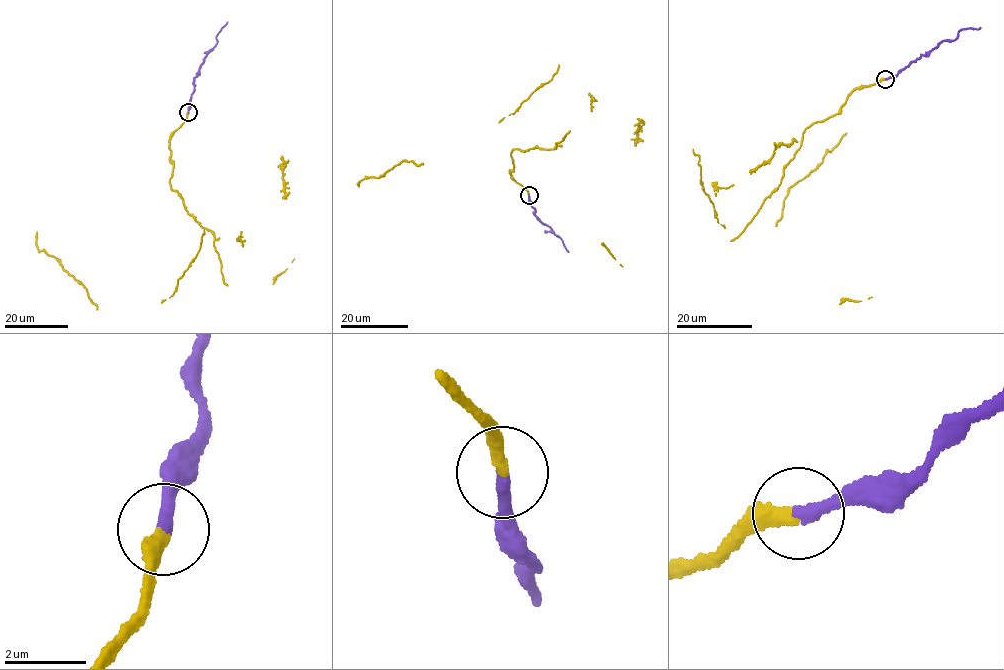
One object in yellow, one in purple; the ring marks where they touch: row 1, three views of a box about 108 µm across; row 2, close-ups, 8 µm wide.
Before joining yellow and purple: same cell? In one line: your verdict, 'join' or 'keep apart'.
keep apart

